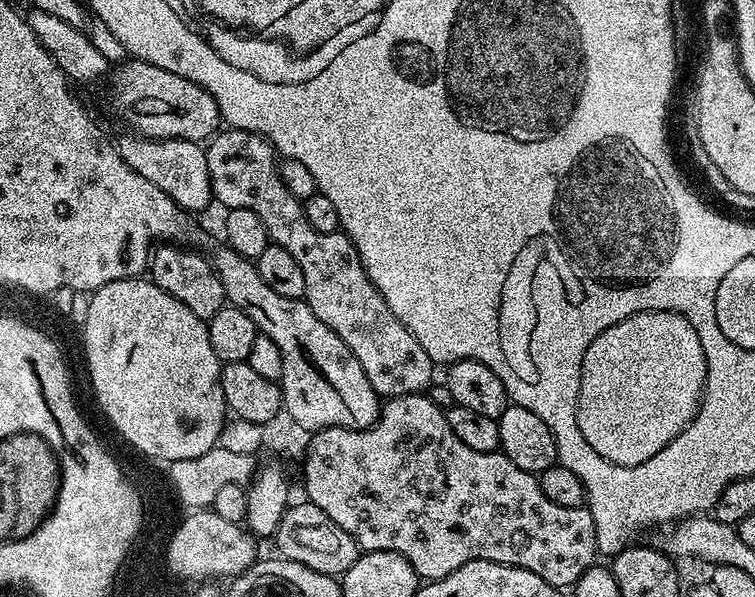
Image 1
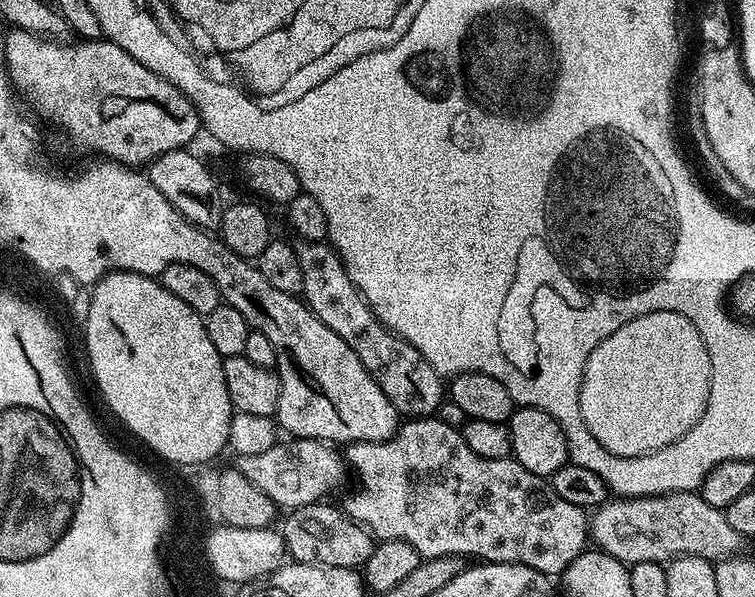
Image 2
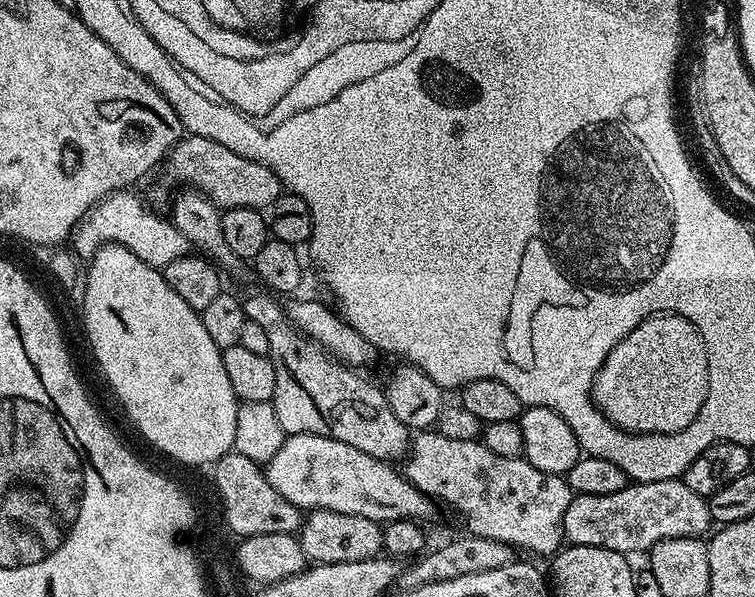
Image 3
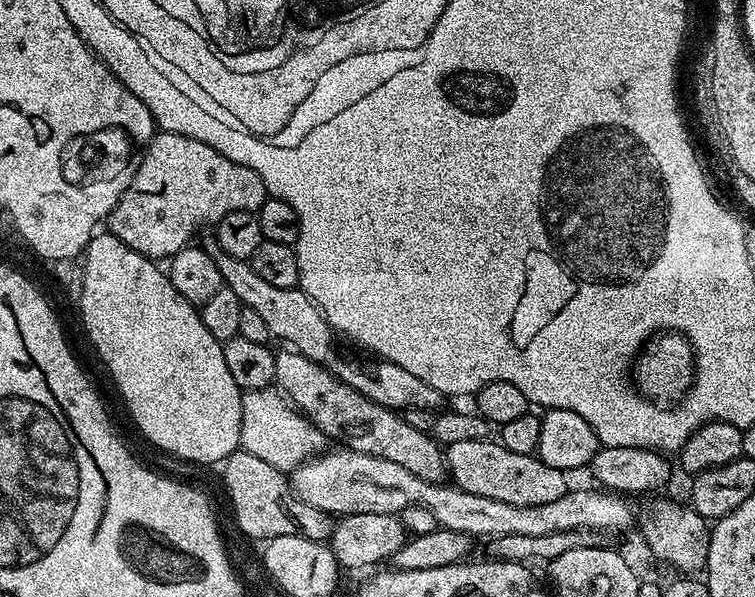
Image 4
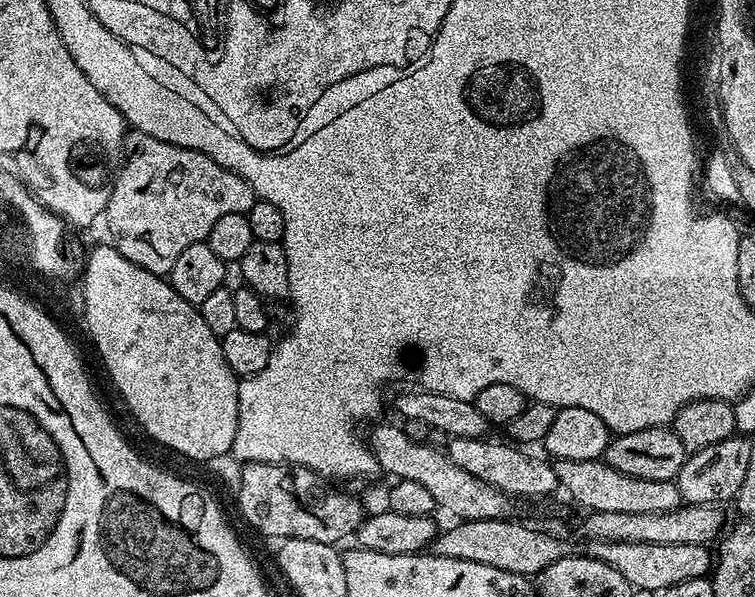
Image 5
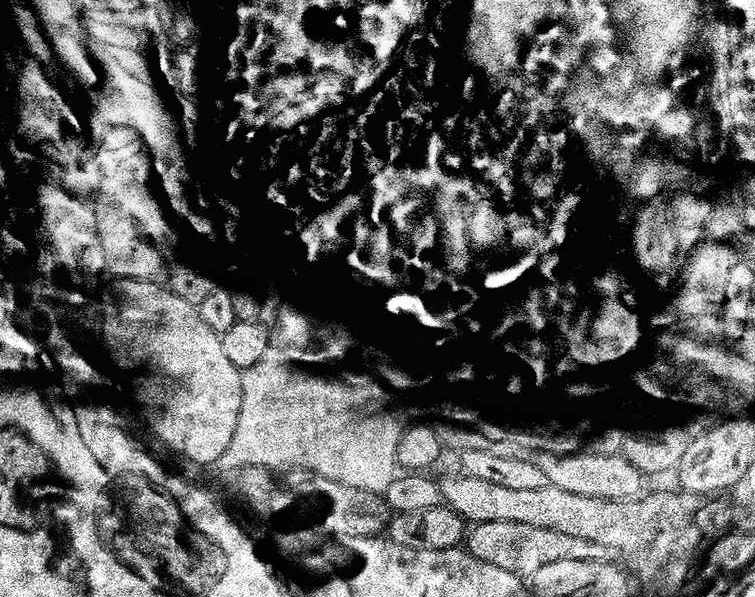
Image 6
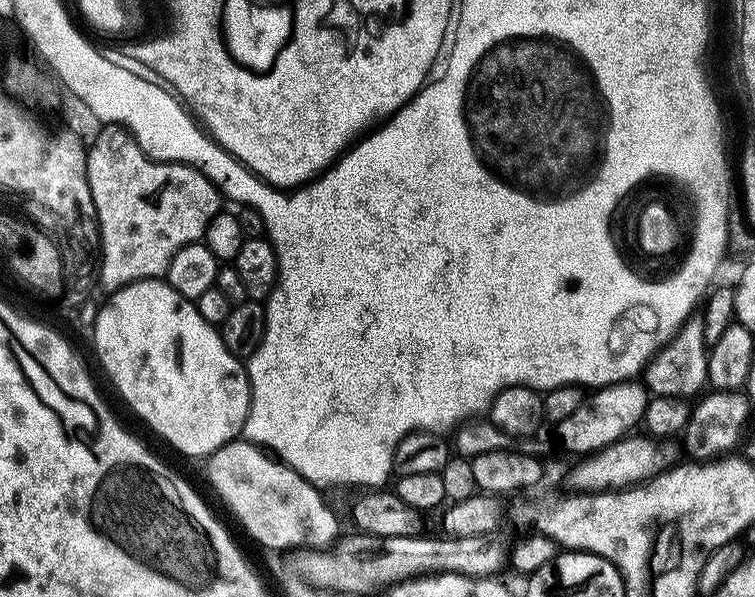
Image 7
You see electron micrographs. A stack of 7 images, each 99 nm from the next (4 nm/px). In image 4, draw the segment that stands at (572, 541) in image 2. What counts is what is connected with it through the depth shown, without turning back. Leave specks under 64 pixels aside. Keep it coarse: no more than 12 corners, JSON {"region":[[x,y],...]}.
{"region":[[488,438],[447,445],[457,488],[519,508],[554,502],[569,477]]}

